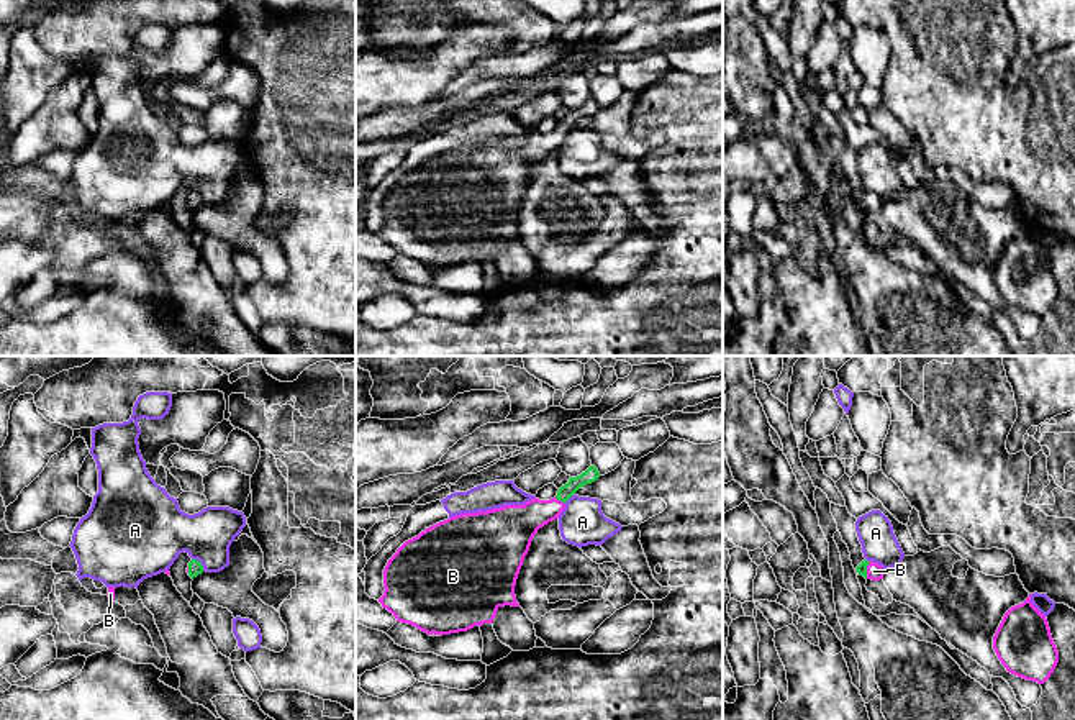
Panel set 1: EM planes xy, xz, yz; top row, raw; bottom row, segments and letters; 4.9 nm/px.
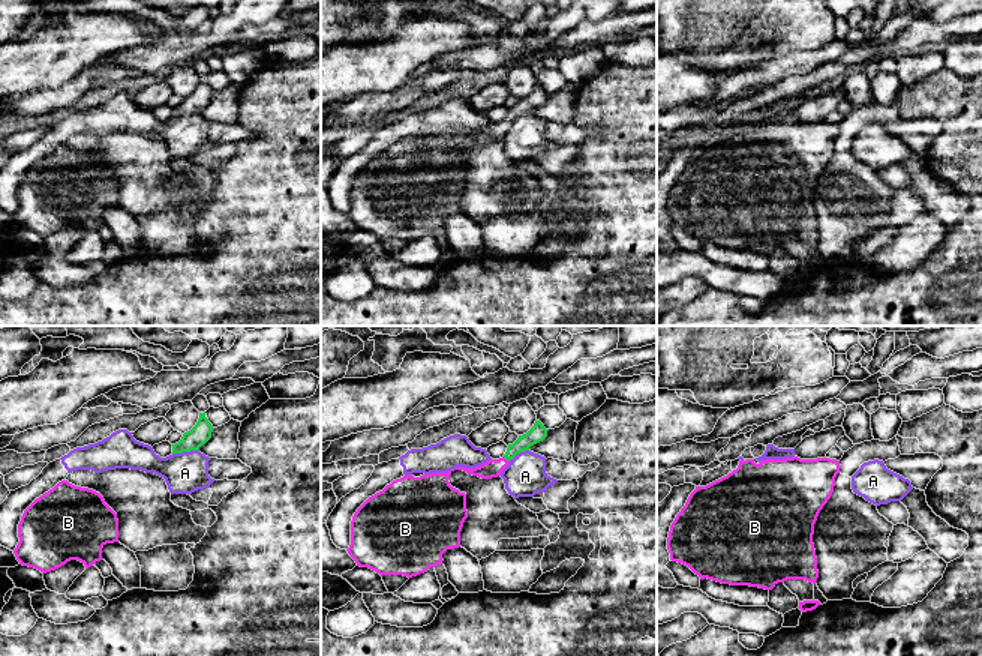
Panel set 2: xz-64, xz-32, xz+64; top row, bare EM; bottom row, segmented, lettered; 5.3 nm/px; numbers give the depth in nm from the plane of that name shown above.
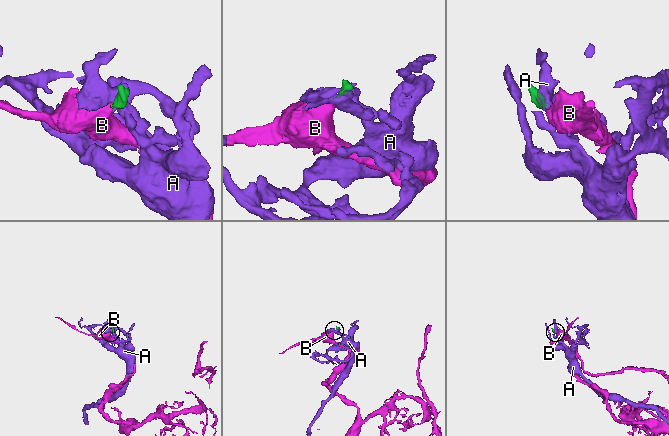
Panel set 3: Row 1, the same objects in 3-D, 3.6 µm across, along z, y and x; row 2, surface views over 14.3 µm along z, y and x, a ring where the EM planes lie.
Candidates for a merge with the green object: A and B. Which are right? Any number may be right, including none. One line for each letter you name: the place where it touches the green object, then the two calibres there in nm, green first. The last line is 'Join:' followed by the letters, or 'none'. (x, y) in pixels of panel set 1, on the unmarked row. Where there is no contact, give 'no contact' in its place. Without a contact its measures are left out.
B: xz (559, 132) | 70/200 nm
Join: B

